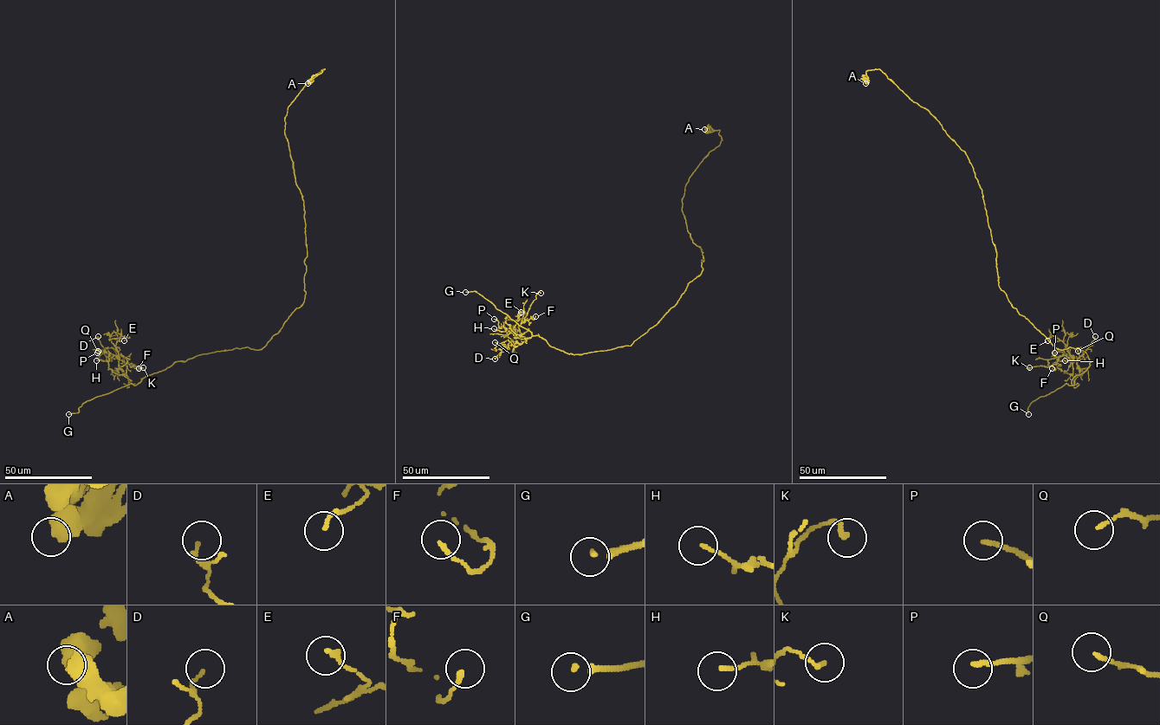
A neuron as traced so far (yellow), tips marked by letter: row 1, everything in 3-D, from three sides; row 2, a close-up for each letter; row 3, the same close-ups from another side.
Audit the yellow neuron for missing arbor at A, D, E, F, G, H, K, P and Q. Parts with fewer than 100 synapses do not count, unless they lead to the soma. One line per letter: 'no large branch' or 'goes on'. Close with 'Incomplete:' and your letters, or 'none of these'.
A: no large branch
D: no large branch
E: no large branch
F: no large branch
G: goes on
H: no large branch
K: no large branch
P: no large branch
Q: no large branch
Incomplete: G

